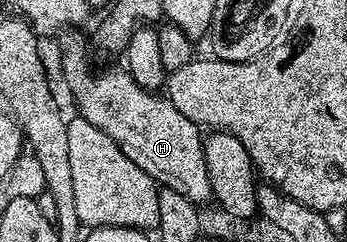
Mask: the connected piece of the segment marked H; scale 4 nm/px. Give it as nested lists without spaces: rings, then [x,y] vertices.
[[[70,39],[62,47],[62,75],[80,118],[108,133],[108,137],[120,145],[124,157],[136,161],[159,187],[176,189],[176,193],[188,197],[195,205],[202,205],[205,199],[211,198],[202,149],[203,132],[199,124],[188,121],[165,94],[151,93],[136,85],[125,69],[102,71],[98,79],[94,79],[86,47],[78,39]]]

